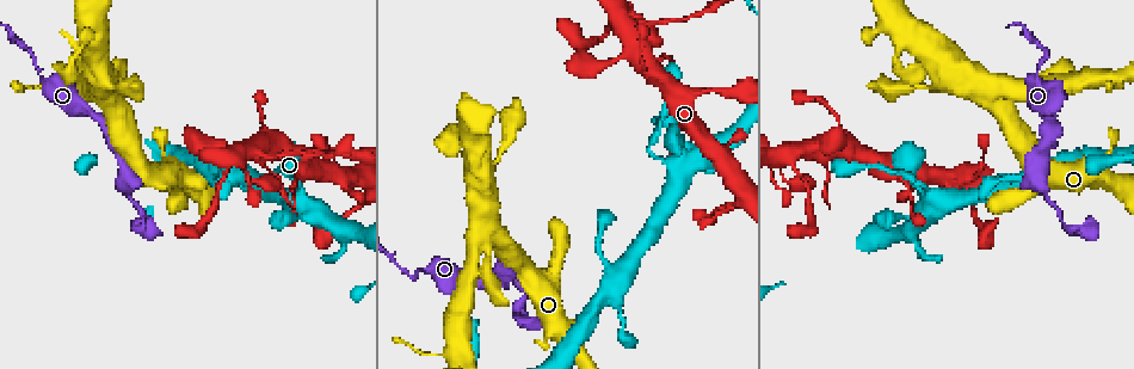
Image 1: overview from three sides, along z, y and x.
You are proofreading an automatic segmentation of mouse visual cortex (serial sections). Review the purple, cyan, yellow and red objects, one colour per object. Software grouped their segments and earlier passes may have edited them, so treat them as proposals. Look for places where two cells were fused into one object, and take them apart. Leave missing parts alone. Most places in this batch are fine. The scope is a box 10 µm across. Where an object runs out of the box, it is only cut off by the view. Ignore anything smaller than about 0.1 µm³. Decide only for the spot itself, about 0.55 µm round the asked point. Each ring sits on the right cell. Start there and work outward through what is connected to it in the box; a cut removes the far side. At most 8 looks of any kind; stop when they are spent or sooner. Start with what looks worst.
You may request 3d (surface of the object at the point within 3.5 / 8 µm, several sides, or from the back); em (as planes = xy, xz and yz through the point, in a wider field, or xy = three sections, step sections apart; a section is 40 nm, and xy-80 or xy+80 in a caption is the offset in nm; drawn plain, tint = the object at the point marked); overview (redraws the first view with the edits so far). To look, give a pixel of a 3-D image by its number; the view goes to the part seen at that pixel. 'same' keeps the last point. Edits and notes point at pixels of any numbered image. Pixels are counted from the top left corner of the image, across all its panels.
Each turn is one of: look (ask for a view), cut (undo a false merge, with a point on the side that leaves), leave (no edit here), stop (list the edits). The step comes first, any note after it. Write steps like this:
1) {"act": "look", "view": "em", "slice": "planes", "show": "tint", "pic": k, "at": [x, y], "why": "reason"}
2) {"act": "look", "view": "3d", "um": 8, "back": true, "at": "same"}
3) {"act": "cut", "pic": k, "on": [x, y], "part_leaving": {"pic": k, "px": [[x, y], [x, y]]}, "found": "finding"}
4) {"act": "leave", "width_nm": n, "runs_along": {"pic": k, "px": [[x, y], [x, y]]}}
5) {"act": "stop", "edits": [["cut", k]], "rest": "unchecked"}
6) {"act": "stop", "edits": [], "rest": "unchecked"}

{"act": "look", "view": "3d", "um": 8, "pic": 1, "at": [266, 156], "why": "sudden change in width"}

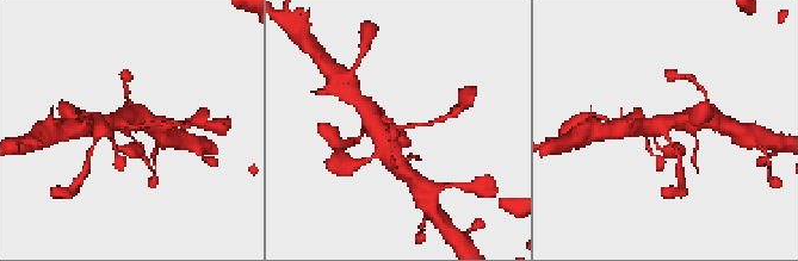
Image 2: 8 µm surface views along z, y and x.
{"act": "look", "view": "3d", "um": 3.5, "at": "same", "why": "zoom in"}

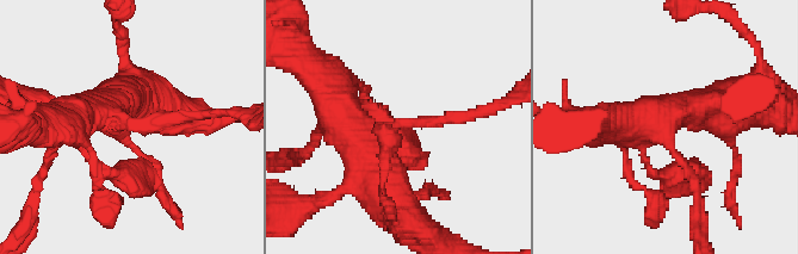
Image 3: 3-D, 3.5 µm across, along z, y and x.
{"act": "look", "view": "em", "slice": "xy", "step": 1, "show": "tint", "pic": 3, "at": [133, 124], "arm_widths_nm": [150, 500]}

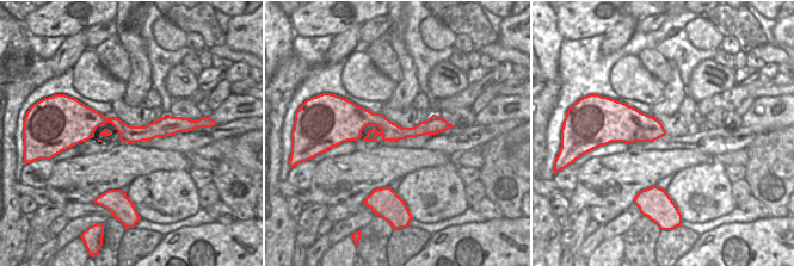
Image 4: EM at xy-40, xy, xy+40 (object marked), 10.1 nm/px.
{"act": "leave", "runs_along": {"pic": 3, "px": [[381, 174], [363, 147], [400, 122], [480, 113]]}, "found": "all the same cell"}

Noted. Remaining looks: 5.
{"act": "look", "view": "em", "slice": "xy", "step": 1, "show": "tint", "pic": 1, "at": [1070, 231], "why": "sharp bend"}

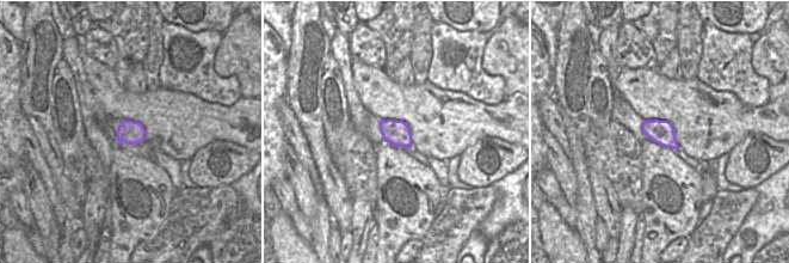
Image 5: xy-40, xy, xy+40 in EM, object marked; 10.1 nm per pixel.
{"act": "look", "view": "3d", "um": 3.5, "at": "same"}

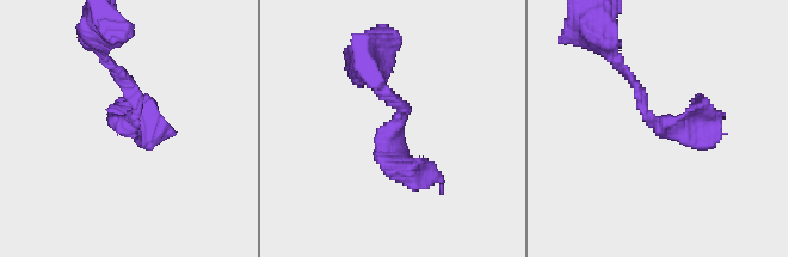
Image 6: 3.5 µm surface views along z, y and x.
{"act": "leave", "runs_along": {"pic": 6, "px": [[620, 65], [651, 120], [715, 132]]}, "found": "one cell here"}

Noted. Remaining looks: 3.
{"act": "look", "view": "3d", "um": 3.5, "pic": 1, "at": [472, 268], "why": "two arms in line, one across"}

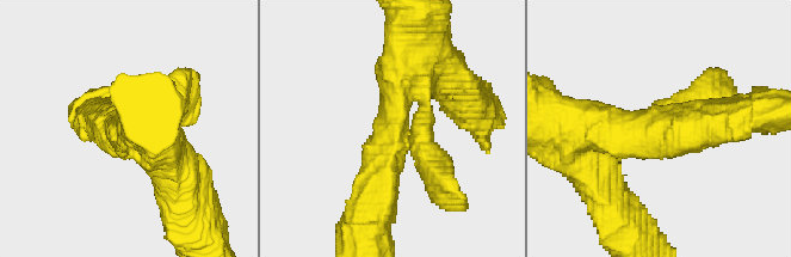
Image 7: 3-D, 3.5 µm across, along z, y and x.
{"act": "look", "view": "em", "slice": "planes", "show": "plain", "pic": 7, "at": [666, 133], "arms": 3, "arm_widths_nm": [400, 500, 600]}

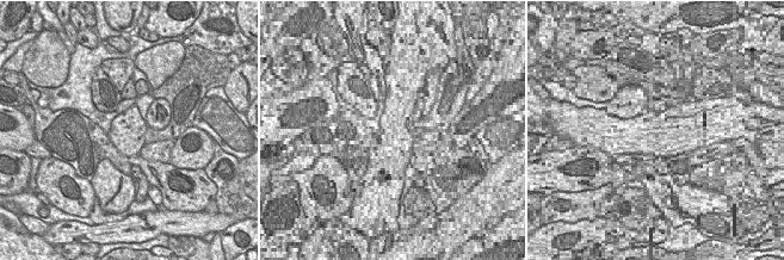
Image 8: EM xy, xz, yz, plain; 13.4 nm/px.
{"act": "look", "view": "em", "slice": "planes", "show": "tint", "at": "same", "why": "with the object marked"}

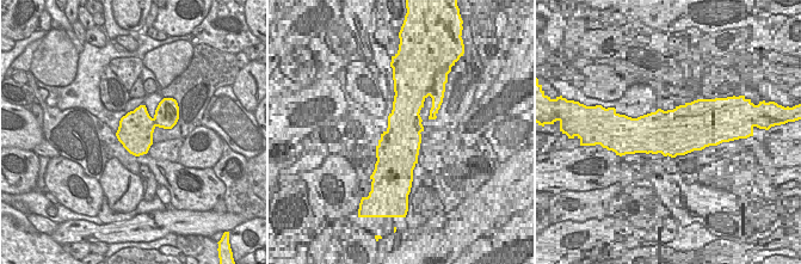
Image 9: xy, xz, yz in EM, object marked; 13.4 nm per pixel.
{"act": "leave", "runs_along": {"pic": 7, "px": [[413, 60], [399, 73], [372, 207]]}, "found": "continuous, no second cell"}

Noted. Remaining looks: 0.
{"act": "stop", "edits": [], "rest": "unchecked"}

